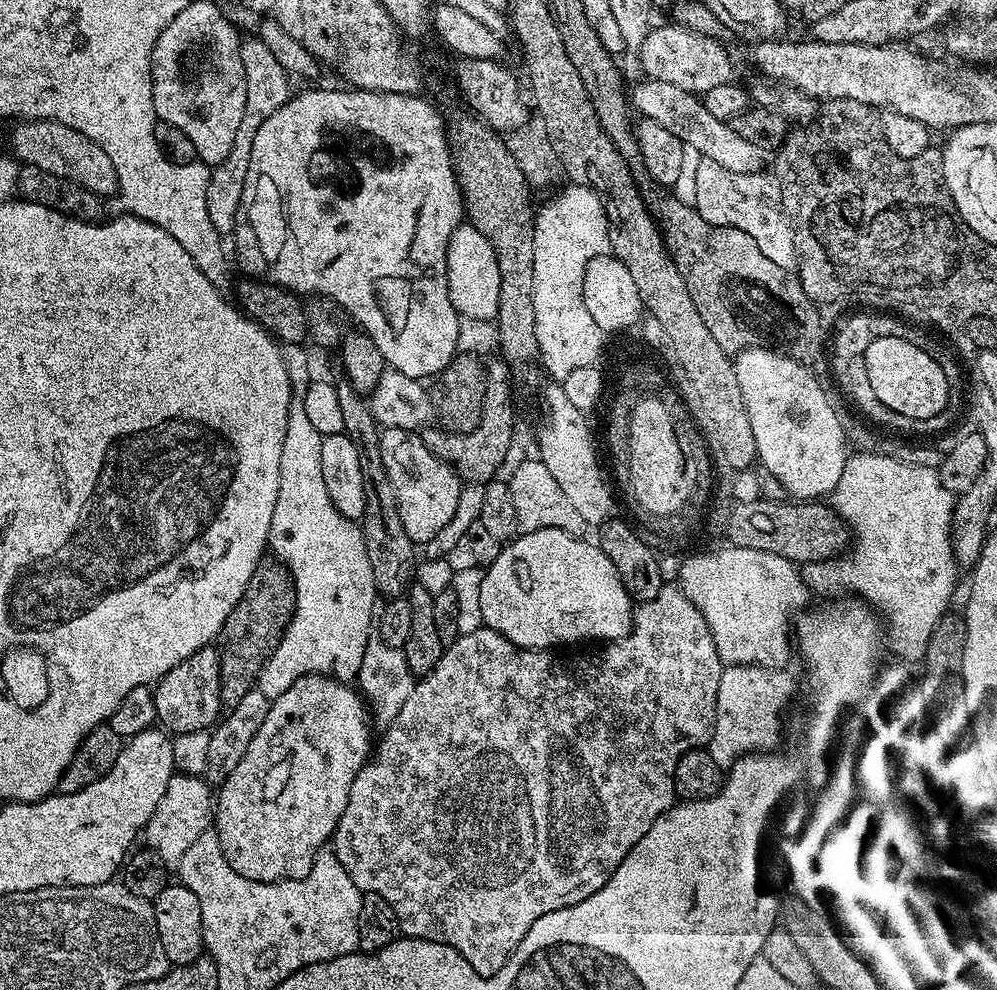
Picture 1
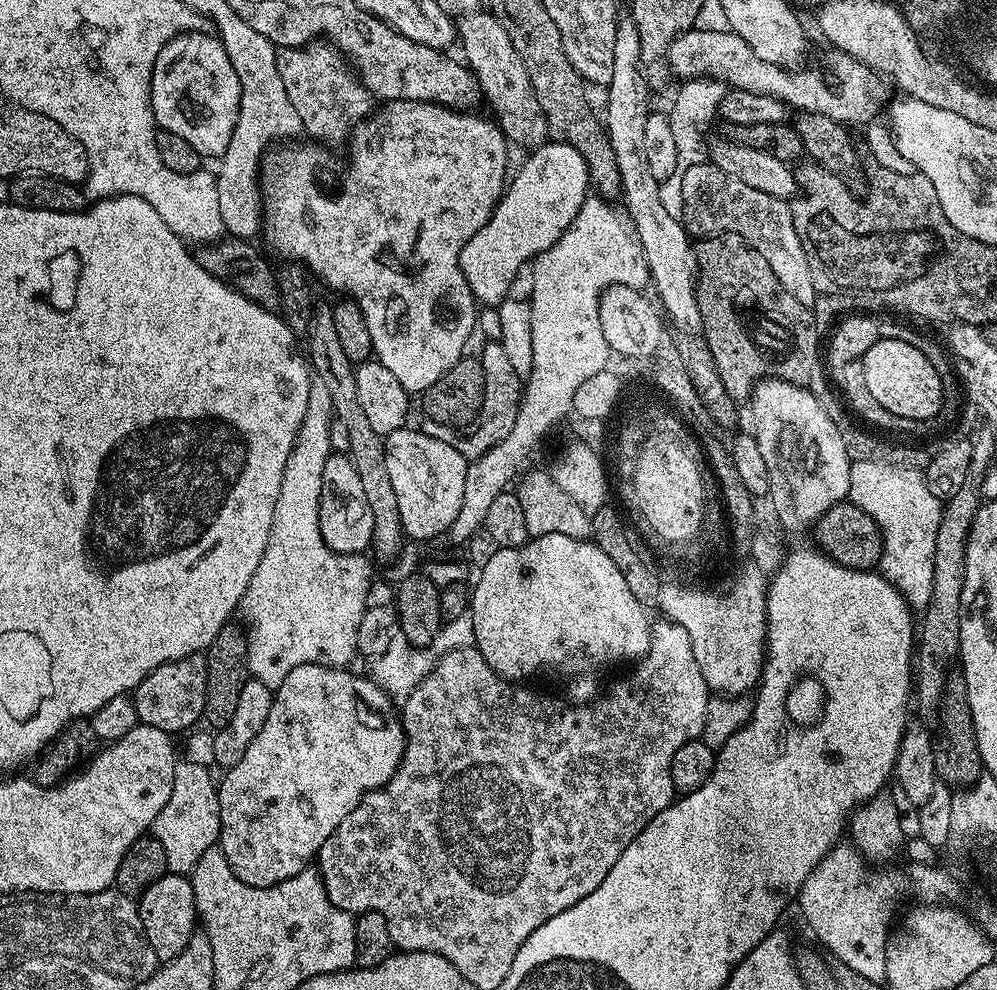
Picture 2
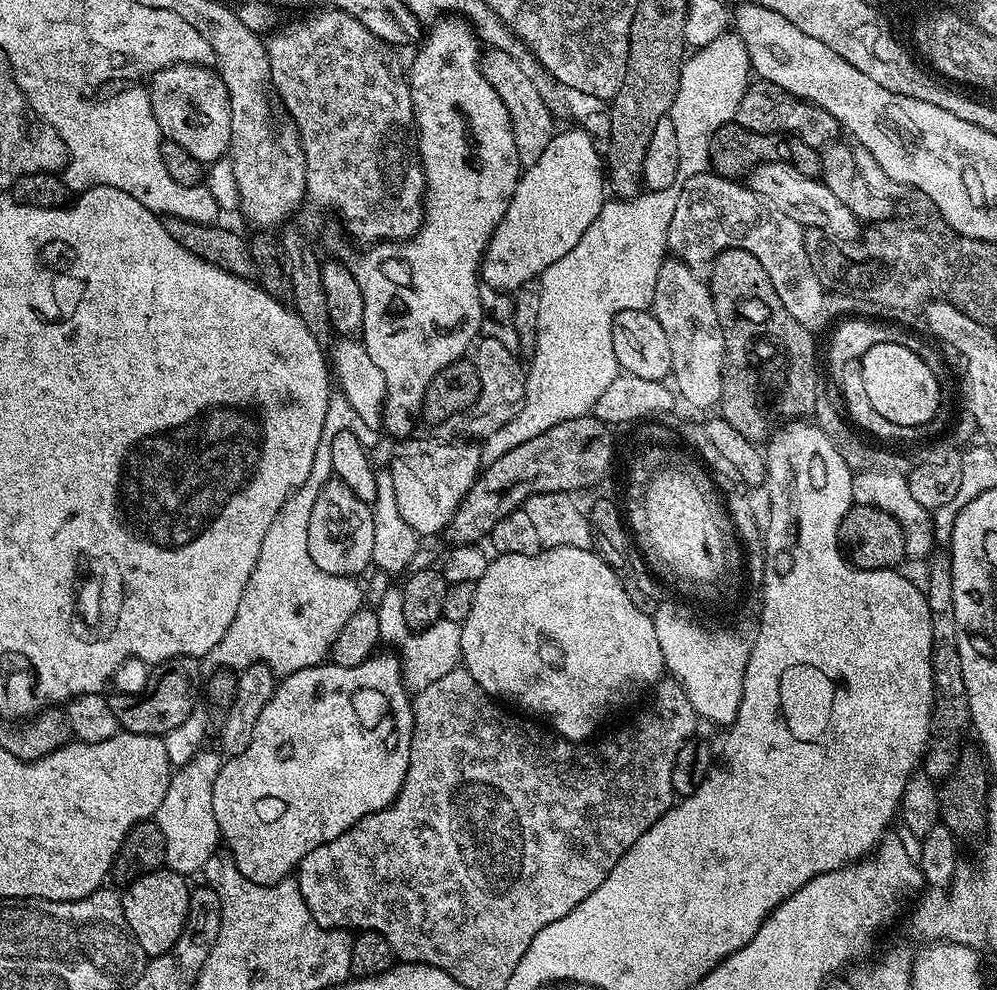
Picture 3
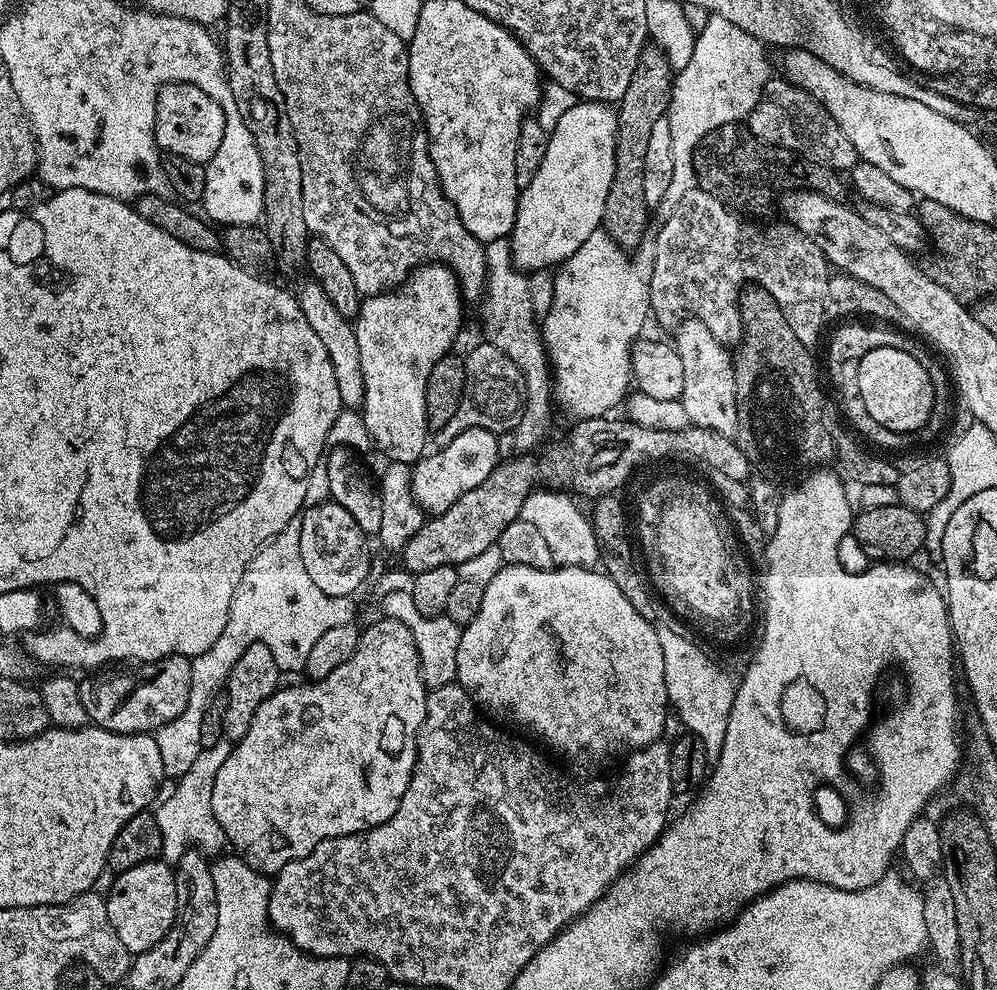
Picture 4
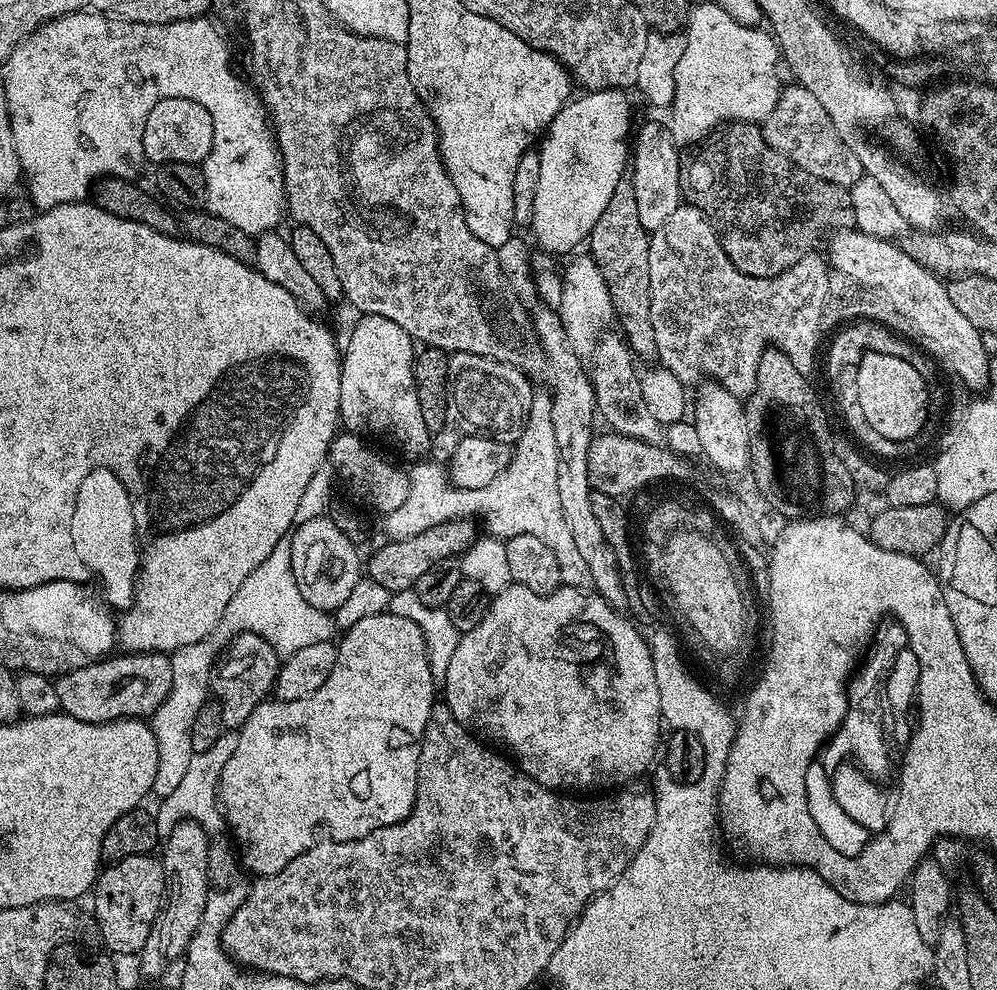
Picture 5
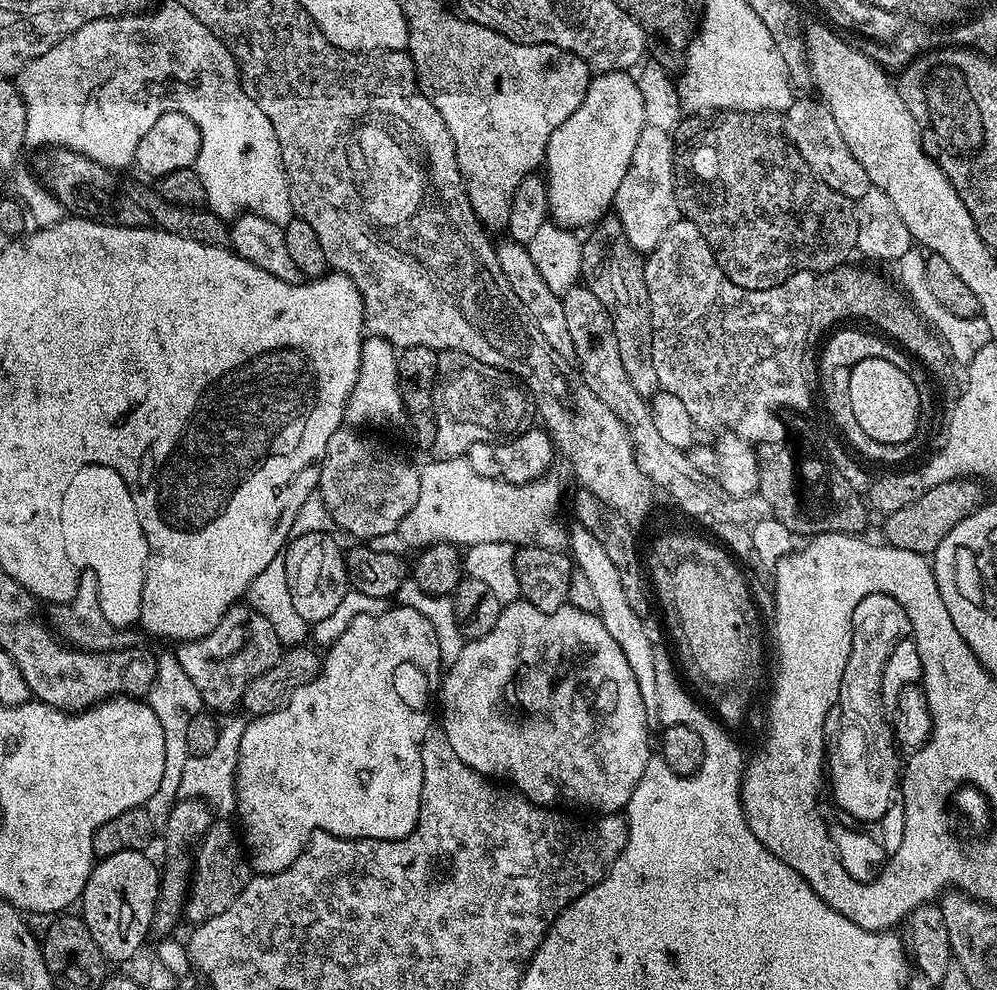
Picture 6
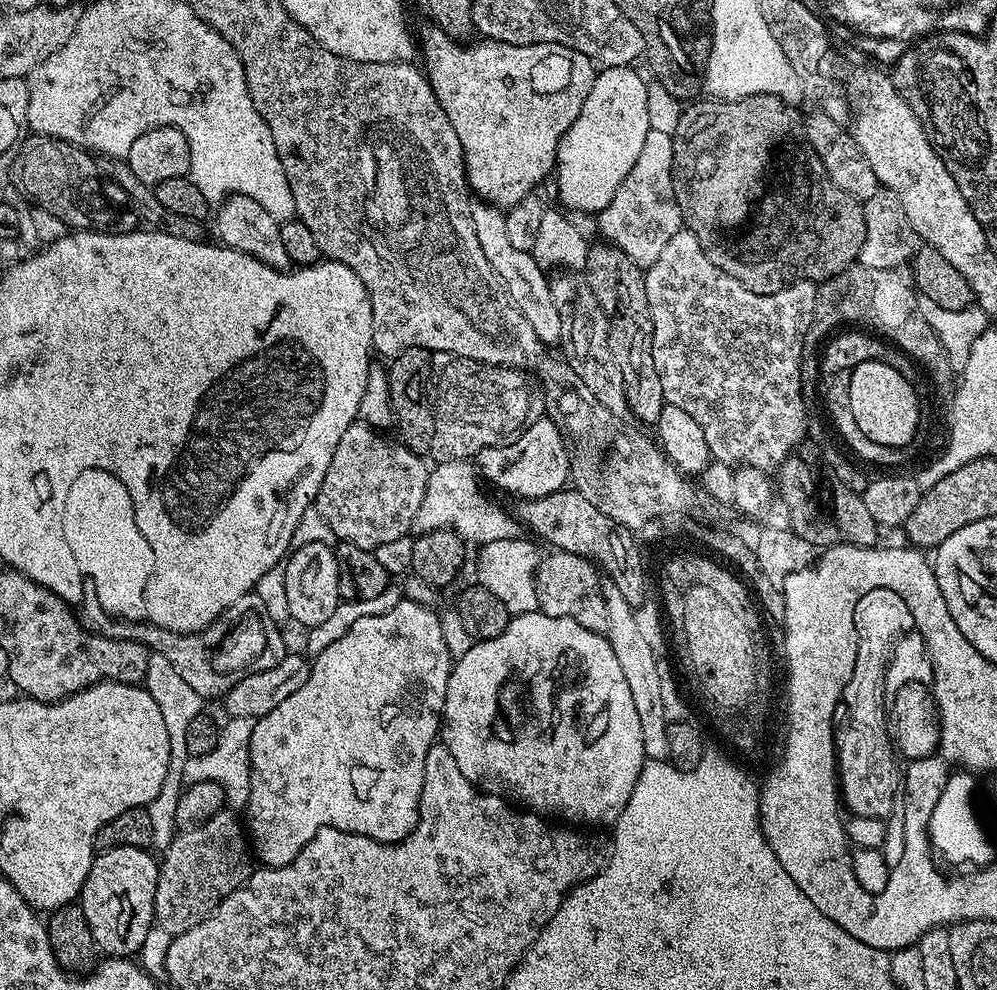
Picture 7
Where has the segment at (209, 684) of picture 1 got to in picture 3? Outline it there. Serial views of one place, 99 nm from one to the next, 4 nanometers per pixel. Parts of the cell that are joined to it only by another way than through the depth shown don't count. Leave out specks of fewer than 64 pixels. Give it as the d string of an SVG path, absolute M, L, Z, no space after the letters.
M175 656L155 665L148 676L141 692L133 696L111 697L114 718L118 718L121 729L134 734L146 734L163 738L167 732L182 726L186 718L197 711L196 699L202 696L201 661L194 656Z

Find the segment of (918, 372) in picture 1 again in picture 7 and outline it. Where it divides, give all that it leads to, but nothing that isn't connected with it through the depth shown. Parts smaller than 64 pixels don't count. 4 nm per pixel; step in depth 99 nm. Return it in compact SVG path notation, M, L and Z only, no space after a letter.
M864 361L852 369L850 411L867 438L884 446L904 447L914 438L921 406L914 383L880 361Z

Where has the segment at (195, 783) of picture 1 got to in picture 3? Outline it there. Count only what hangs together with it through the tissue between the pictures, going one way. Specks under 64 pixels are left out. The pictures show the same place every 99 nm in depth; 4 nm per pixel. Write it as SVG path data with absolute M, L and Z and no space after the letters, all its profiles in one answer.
M201 750L186 766L173 771L166 798L162 798L154 817L162 838L166 838L165 865L185 878L203 870L208 859L217 855L216 844L221 843L218 818L214 818L214 778L218 778L222 756L219 751L208 751Z

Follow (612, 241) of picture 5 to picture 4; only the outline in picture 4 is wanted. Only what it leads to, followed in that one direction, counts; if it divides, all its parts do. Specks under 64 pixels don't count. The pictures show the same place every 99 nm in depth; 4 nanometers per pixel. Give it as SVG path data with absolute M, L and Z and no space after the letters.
M656 46L645 47L639 56L638 66L630 78L630 86L626 86L626 94L618 101L616 108L616 153L614 154L614 182L610 182L610 194L606 194L606 210L604 211L603 231L609 238L625 250L632 250L645 239L648 228L648 212L650 206L642 194L642 174L646 170L646 141L650 138L650 130L654 122L662 118L668 111L668 103L672 97L674 74L664 53Z

